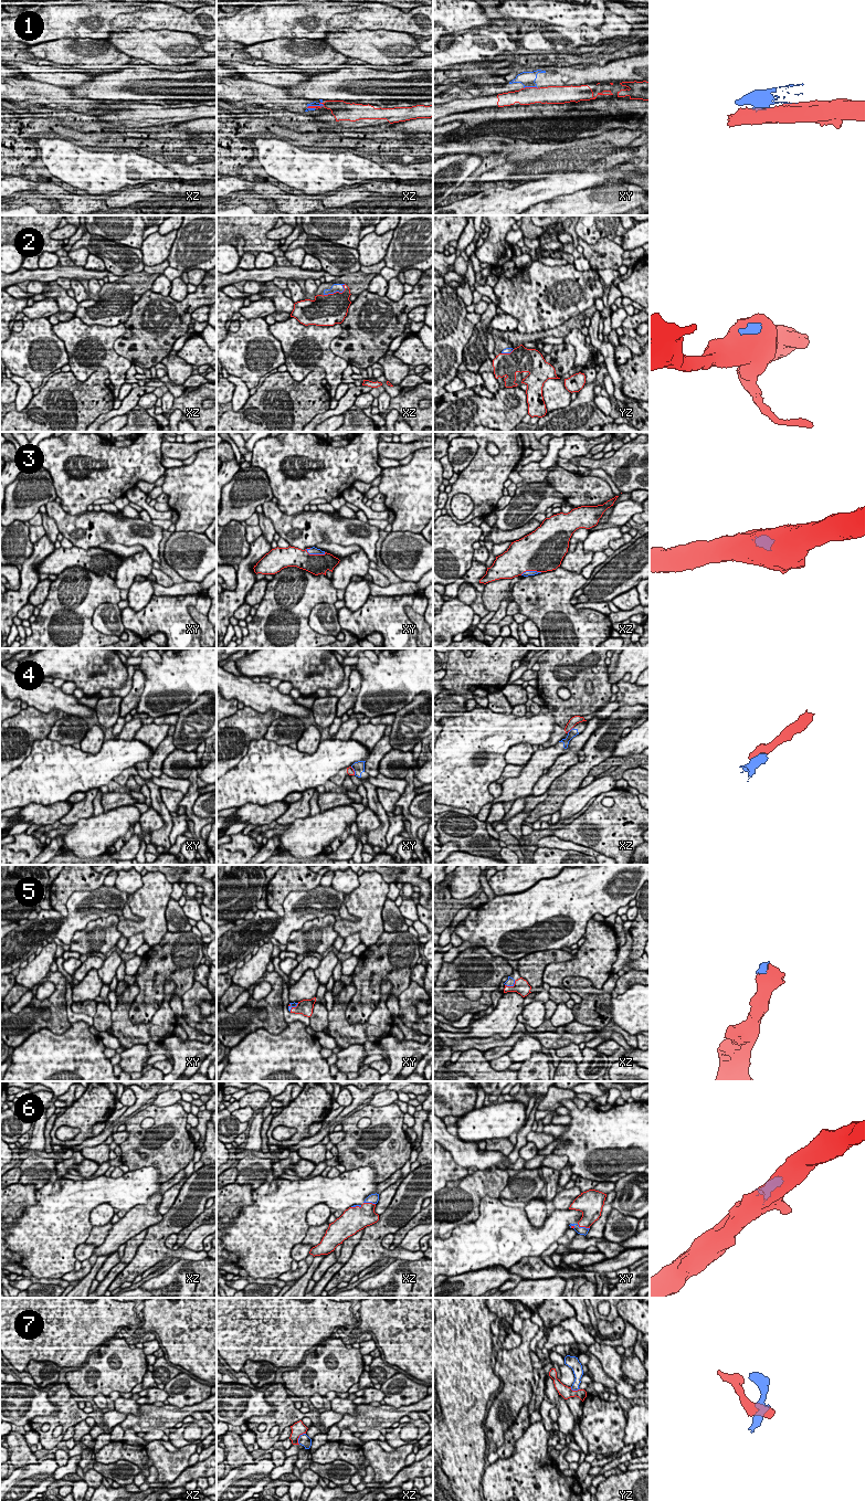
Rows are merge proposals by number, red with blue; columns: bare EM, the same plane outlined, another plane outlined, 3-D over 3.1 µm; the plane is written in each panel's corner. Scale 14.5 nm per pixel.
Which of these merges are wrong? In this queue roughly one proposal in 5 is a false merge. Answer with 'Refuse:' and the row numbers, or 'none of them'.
Refuse: 1, 4, 7

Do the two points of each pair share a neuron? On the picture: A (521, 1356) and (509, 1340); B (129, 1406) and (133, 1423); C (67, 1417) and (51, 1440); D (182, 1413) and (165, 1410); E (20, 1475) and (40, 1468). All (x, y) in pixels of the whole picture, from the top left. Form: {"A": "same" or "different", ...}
{"A": "different", "B": "different", "C": "same", "D": "same", "E": "same"}

